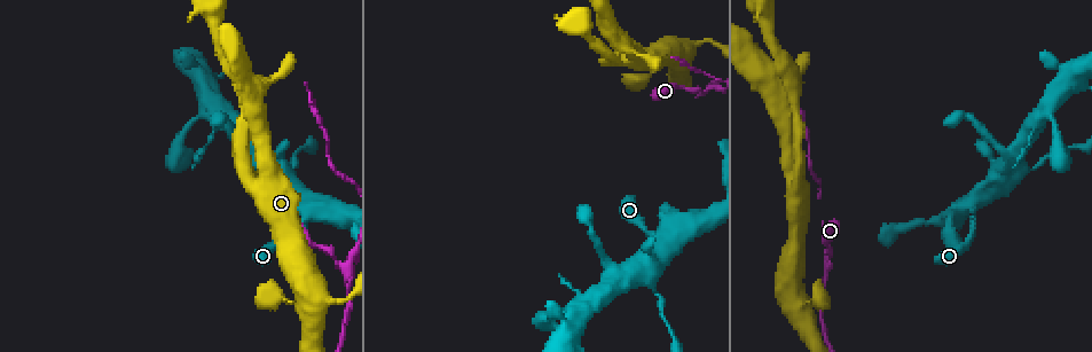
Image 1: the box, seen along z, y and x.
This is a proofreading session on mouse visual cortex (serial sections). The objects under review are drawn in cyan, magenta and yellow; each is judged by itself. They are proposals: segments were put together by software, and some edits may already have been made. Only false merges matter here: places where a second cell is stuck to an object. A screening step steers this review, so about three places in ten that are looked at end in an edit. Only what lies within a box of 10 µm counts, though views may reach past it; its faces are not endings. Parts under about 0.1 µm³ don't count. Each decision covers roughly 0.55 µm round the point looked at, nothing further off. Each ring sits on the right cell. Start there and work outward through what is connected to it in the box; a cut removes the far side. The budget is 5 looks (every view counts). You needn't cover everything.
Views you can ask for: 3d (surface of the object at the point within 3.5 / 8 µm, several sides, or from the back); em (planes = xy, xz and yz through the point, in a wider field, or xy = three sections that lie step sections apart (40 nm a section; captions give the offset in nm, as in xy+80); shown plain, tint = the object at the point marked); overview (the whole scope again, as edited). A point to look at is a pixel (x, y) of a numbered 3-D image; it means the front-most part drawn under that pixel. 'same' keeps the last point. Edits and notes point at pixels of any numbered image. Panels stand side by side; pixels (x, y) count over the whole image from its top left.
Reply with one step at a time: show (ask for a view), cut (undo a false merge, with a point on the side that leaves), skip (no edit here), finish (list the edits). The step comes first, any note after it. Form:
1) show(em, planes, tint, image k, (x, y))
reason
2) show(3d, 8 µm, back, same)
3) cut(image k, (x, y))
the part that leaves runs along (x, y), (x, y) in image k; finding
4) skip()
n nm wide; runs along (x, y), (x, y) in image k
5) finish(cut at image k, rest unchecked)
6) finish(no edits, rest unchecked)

show(3d, 3.5 µm, back, image 1, (705, 91))
narrows sharply

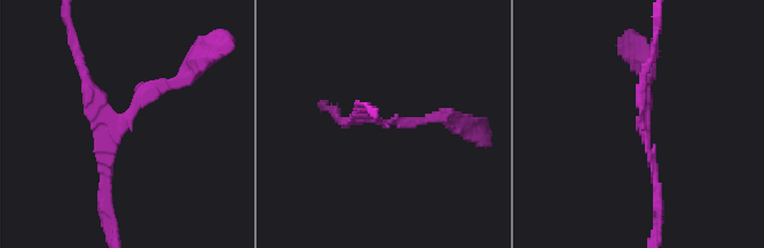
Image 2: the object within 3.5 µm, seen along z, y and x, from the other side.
show(em, xy, step 1, tint, image 2, (642, 114))

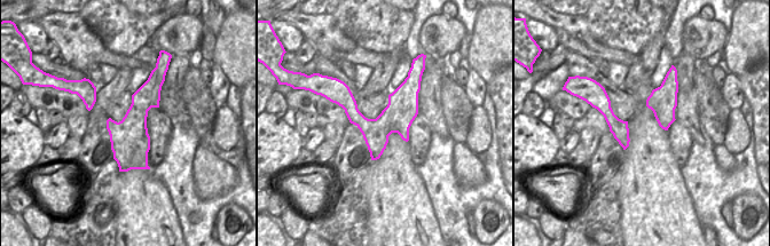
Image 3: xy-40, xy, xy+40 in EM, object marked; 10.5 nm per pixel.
skip()
runs along (189, 75), (116, 124), (109, 180) in image 2; continuous, no second cell

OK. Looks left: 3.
show(3d, 8 µm, image 1, (973, 202))
four arms meet

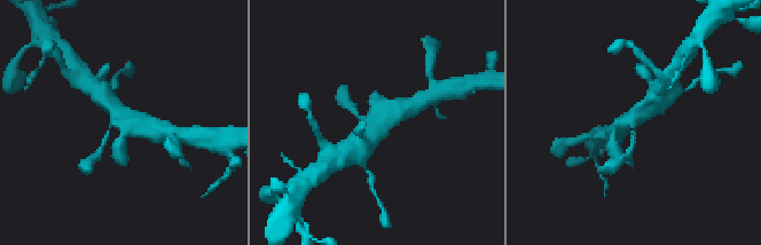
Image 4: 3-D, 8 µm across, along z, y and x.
show(3d, 3.5 µm, same)

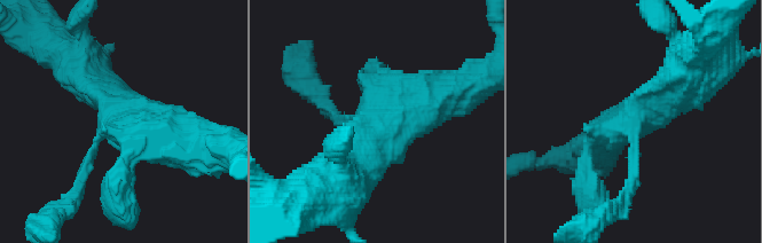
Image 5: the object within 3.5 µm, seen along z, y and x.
show(em, xy, step 5, tint, image 5, (633, 121))

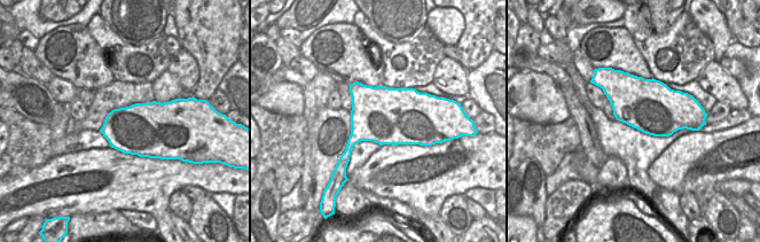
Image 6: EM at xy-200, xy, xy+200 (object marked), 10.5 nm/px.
skip()
runs along (629, 185), (629, 125), (688, 83) in image 5; all the same cell

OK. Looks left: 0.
finish(no edits, rest unchecked)

